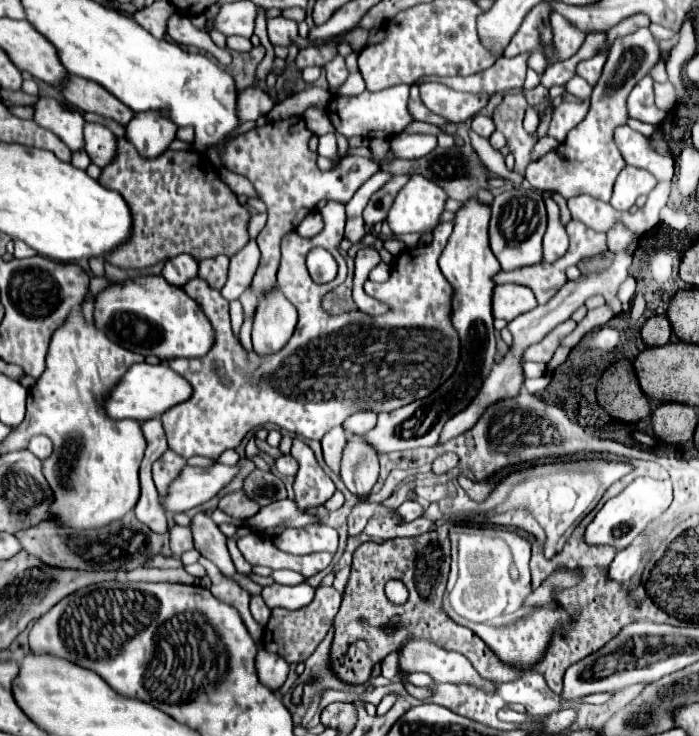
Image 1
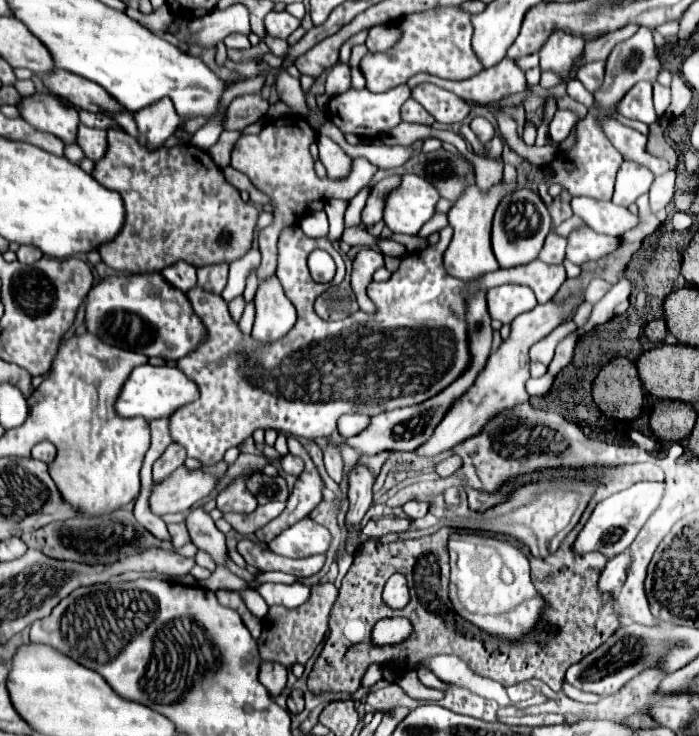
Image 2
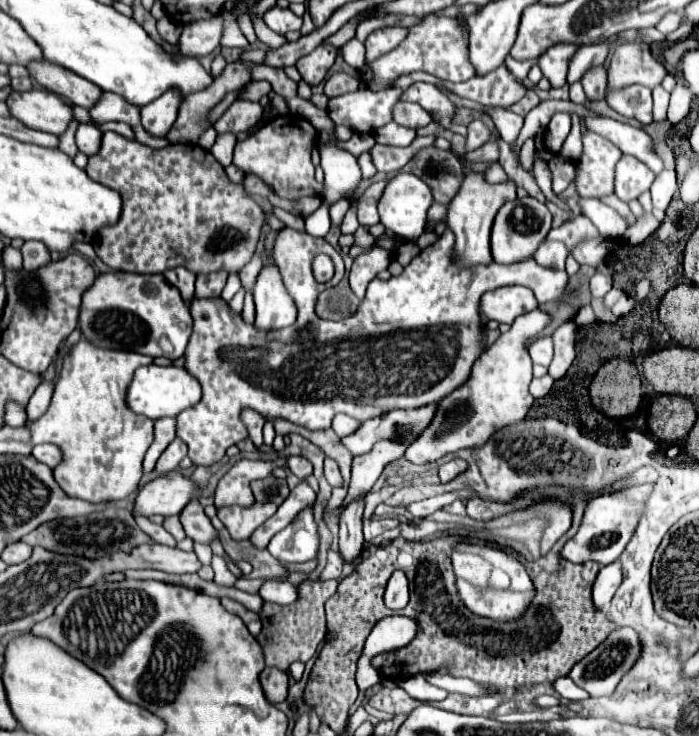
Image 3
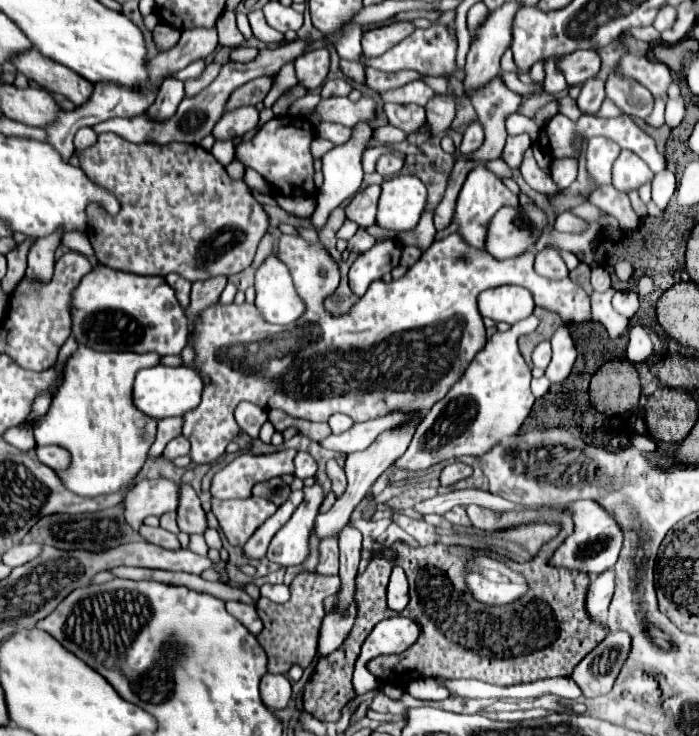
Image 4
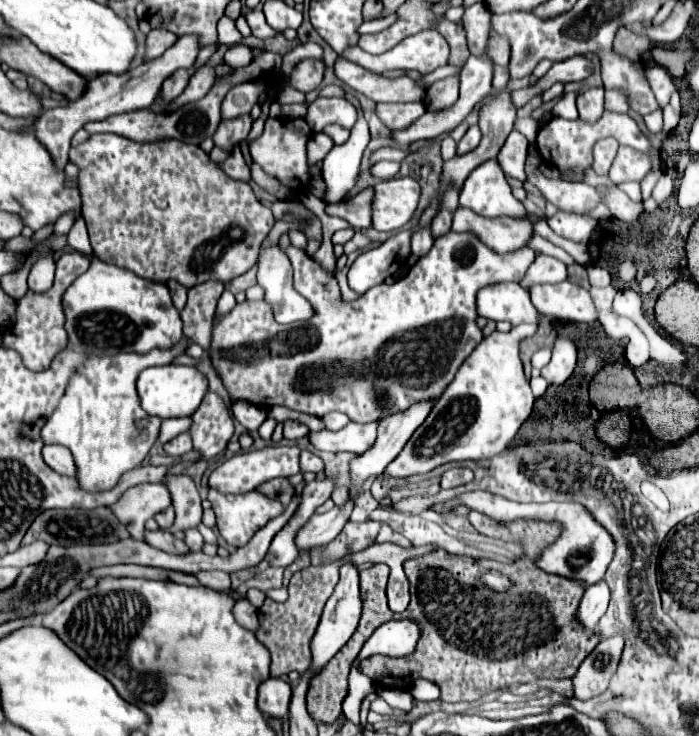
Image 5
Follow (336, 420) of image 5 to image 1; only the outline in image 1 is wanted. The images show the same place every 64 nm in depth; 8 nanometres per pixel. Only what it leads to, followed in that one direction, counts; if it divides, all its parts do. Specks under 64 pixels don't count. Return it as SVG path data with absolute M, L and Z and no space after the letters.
M358 412L358 414L352 414L344 422L344 430L348 434L352 434L352 432L364 434L364 432L370 432L370 428L374 428L374 426L376 426L376 412Z

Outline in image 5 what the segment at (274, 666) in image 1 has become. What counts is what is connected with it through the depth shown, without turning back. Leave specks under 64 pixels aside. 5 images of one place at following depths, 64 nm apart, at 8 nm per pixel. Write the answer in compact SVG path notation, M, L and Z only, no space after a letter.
M268 678L258 688L258 708L266 716L284 718L288 714L292 686L284 678Z

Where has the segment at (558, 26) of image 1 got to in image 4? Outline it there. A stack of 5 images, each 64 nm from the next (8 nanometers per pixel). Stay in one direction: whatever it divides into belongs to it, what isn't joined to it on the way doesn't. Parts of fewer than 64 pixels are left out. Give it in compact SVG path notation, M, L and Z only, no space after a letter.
M552 56L550 60L546 60L546 62L544 62L544 70L546 70L544 92L546 92L546 94L556 94L556 92L562 92L562 90L566 88L566 80L564 80L564 76L560 74L558 60L560 60L560 58Z

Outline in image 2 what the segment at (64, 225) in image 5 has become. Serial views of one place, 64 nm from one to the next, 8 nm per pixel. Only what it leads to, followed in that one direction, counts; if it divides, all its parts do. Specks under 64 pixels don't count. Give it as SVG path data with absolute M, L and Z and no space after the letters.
M20 246L18 252L16 252L16 256L18 256L20 262L32 264L32 262L36 262L38 258L42 258L44 254L42 254L38 248L34 248L34 246Z

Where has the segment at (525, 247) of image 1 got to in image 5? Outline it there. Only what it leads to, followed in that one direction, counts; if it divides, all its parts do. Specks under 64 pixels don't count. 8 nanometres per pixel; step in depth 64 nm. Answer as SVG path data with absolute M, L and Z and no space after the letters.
M528 214L526 218L476 218L474 230L490 250L496 250L498 254L508 254L520 250L522 246L528 246L536 222L538 218L534 214Z

